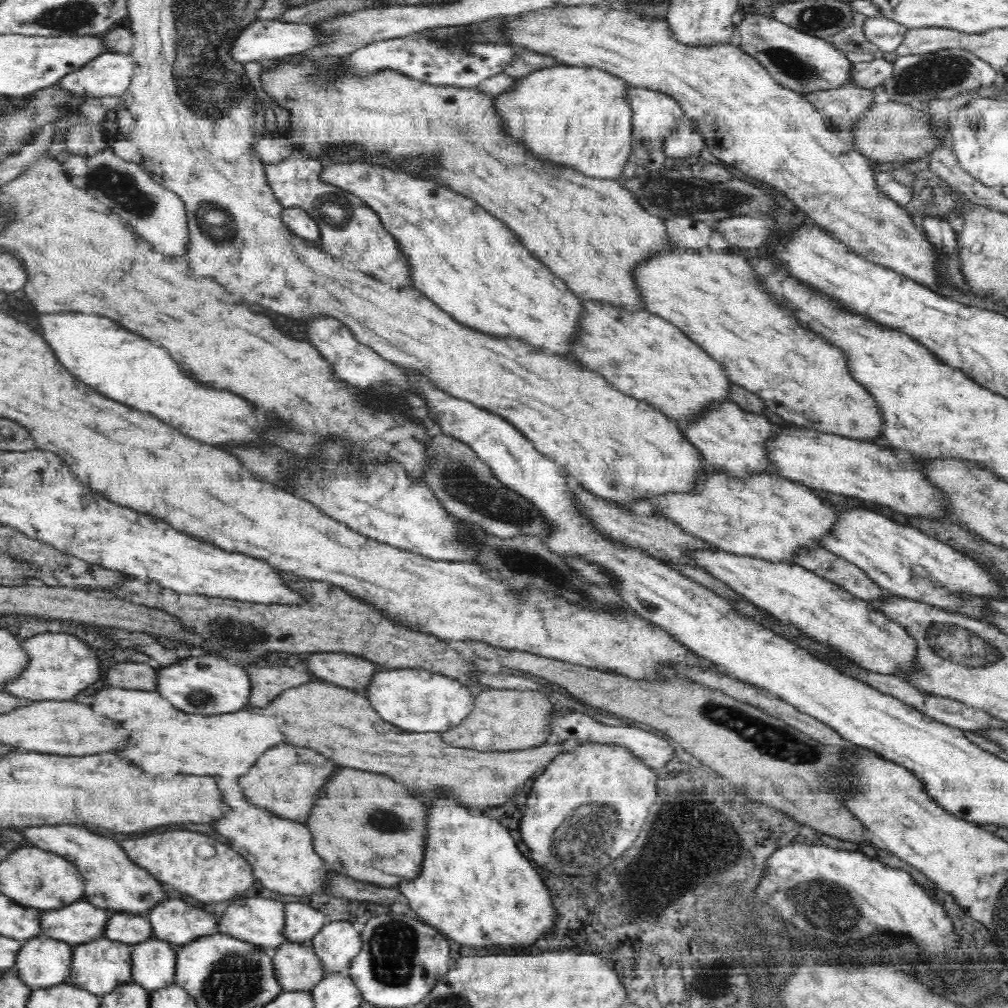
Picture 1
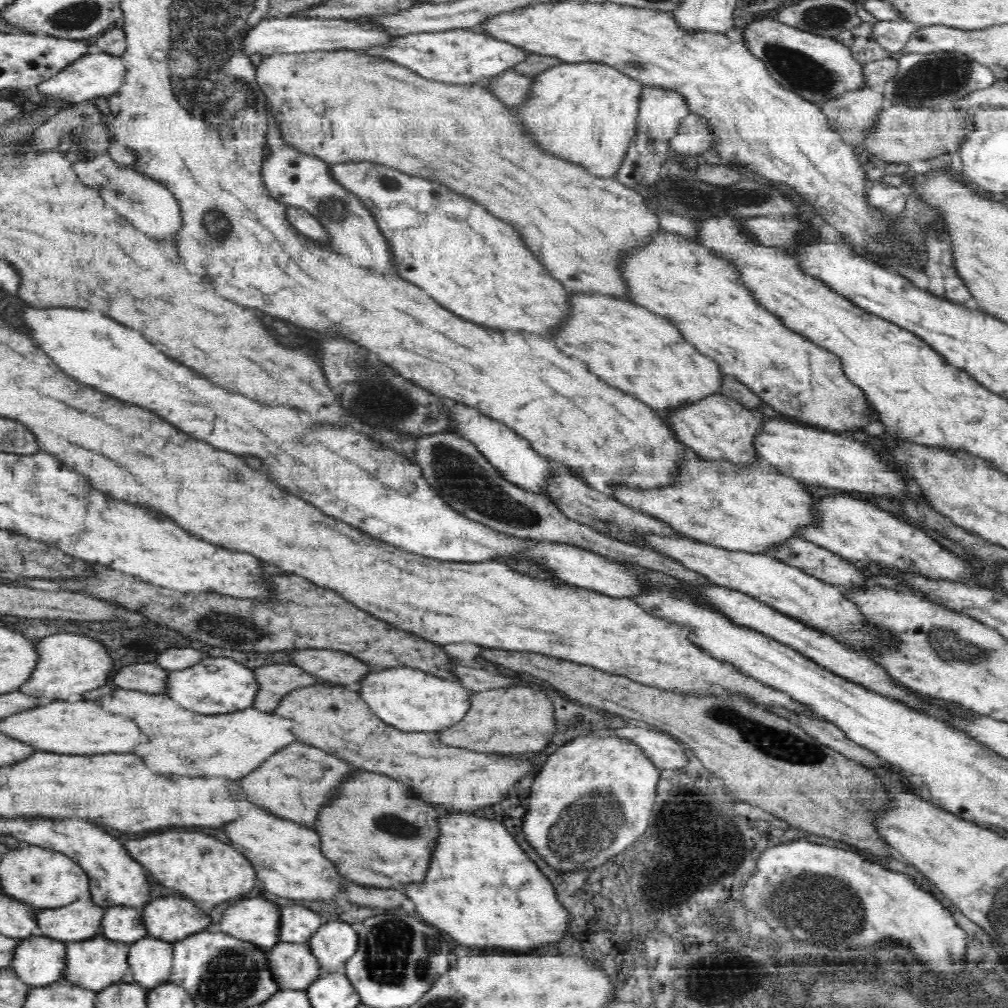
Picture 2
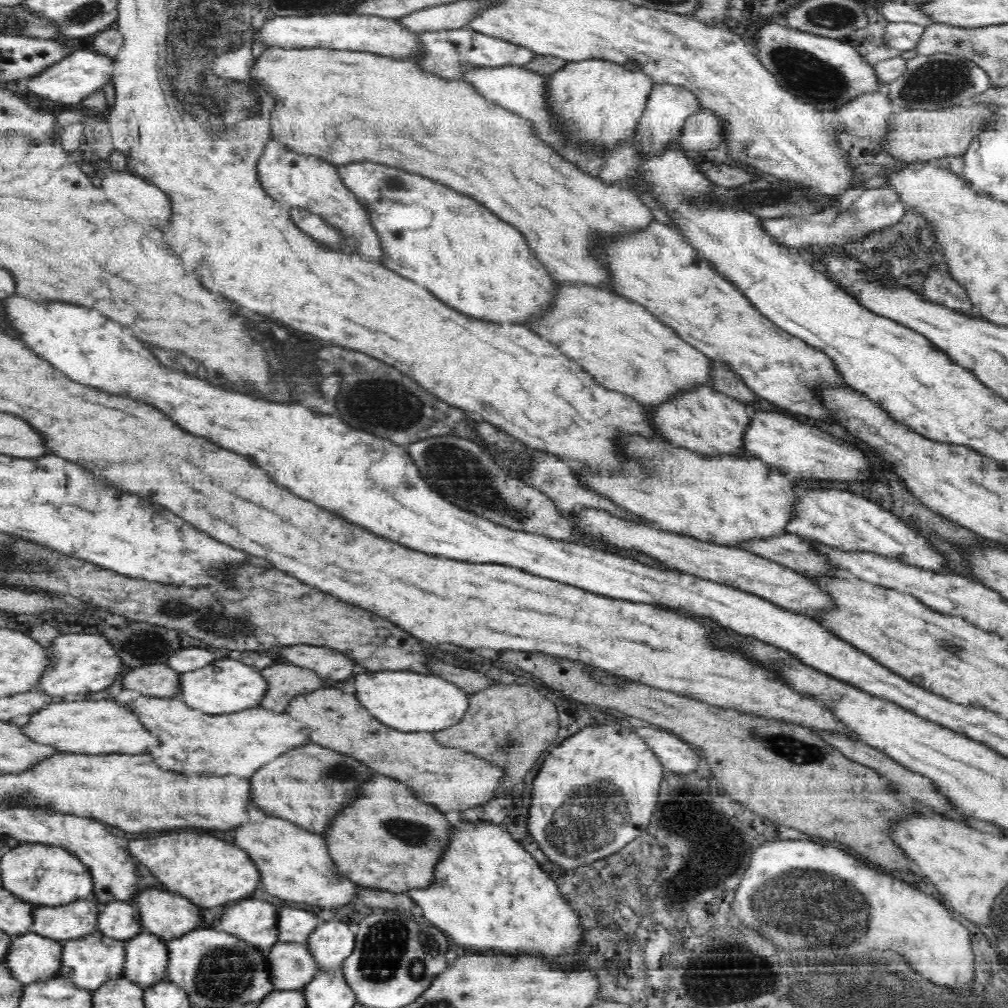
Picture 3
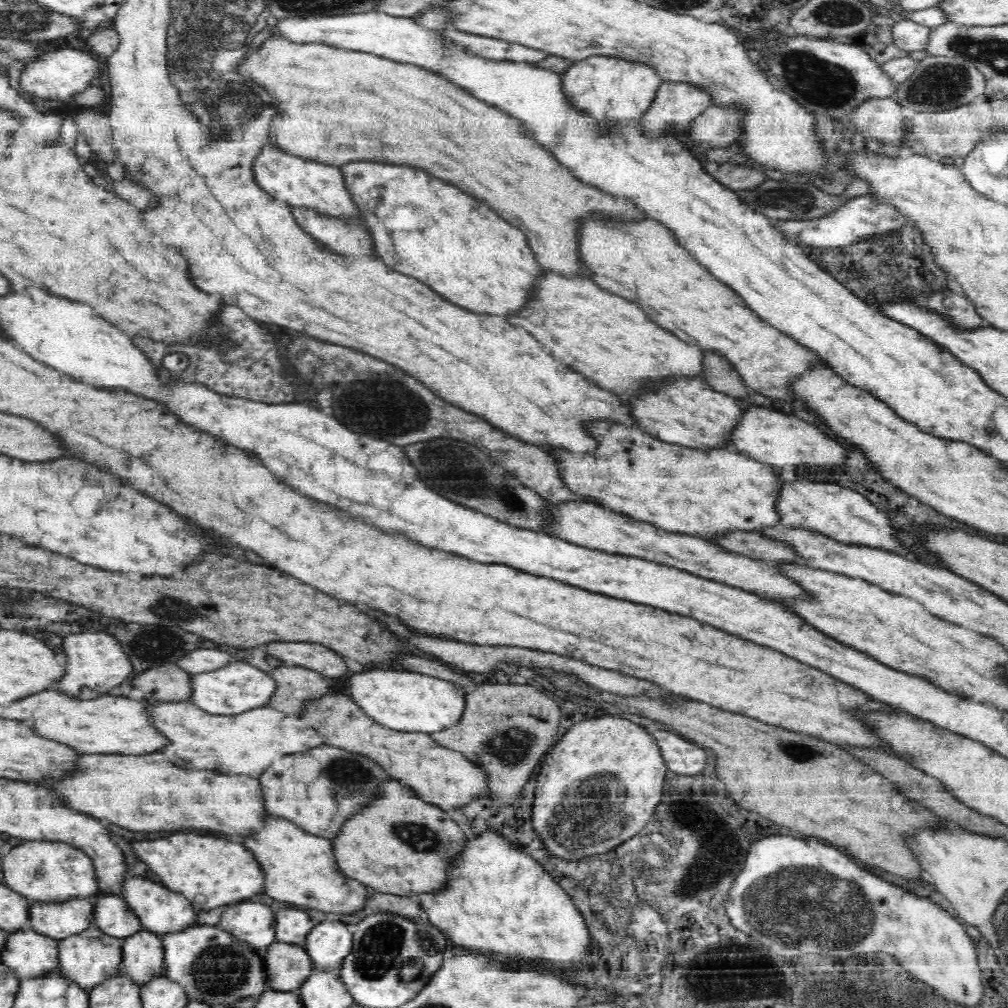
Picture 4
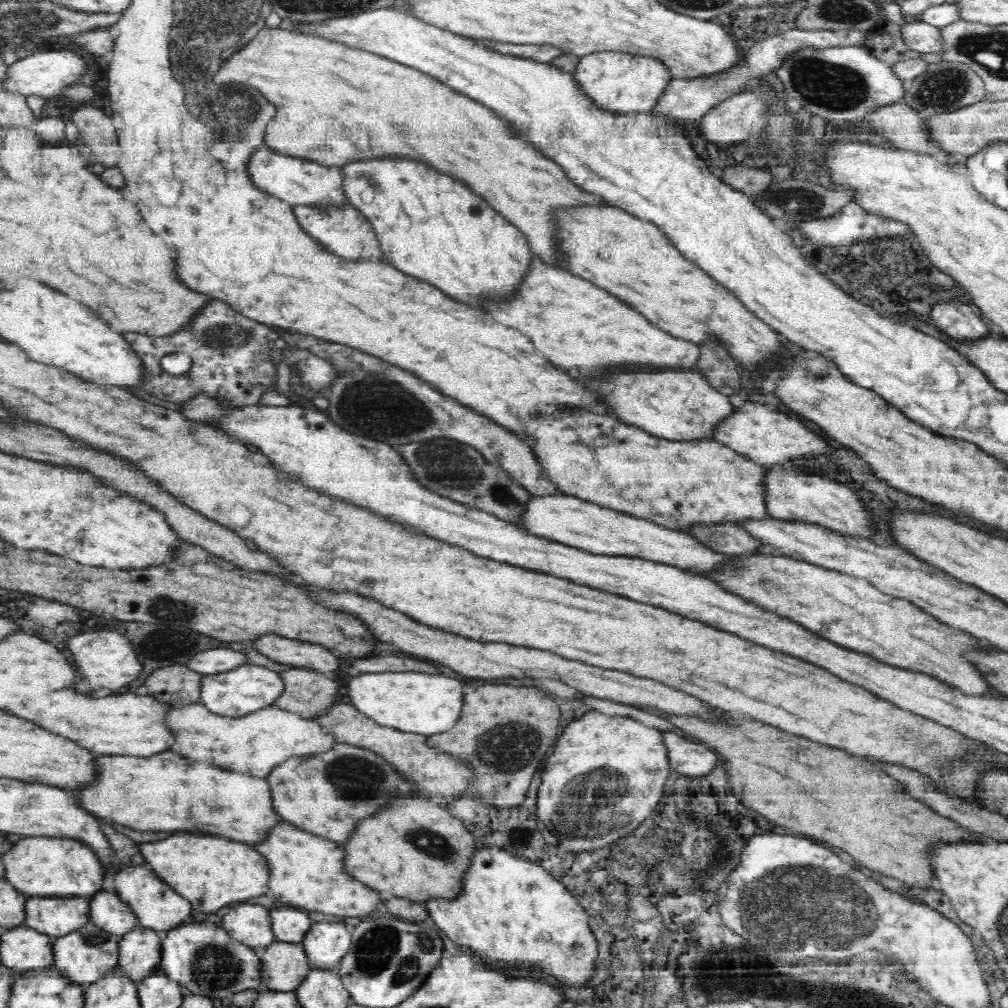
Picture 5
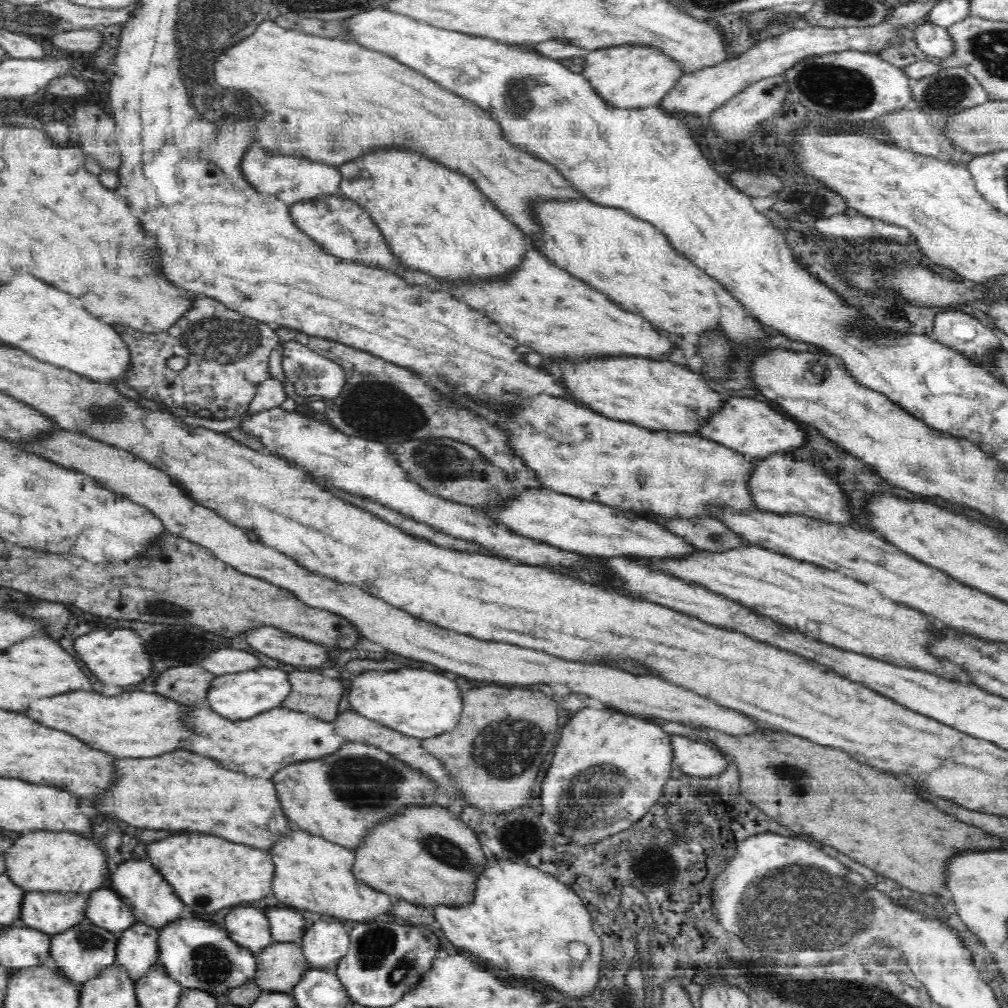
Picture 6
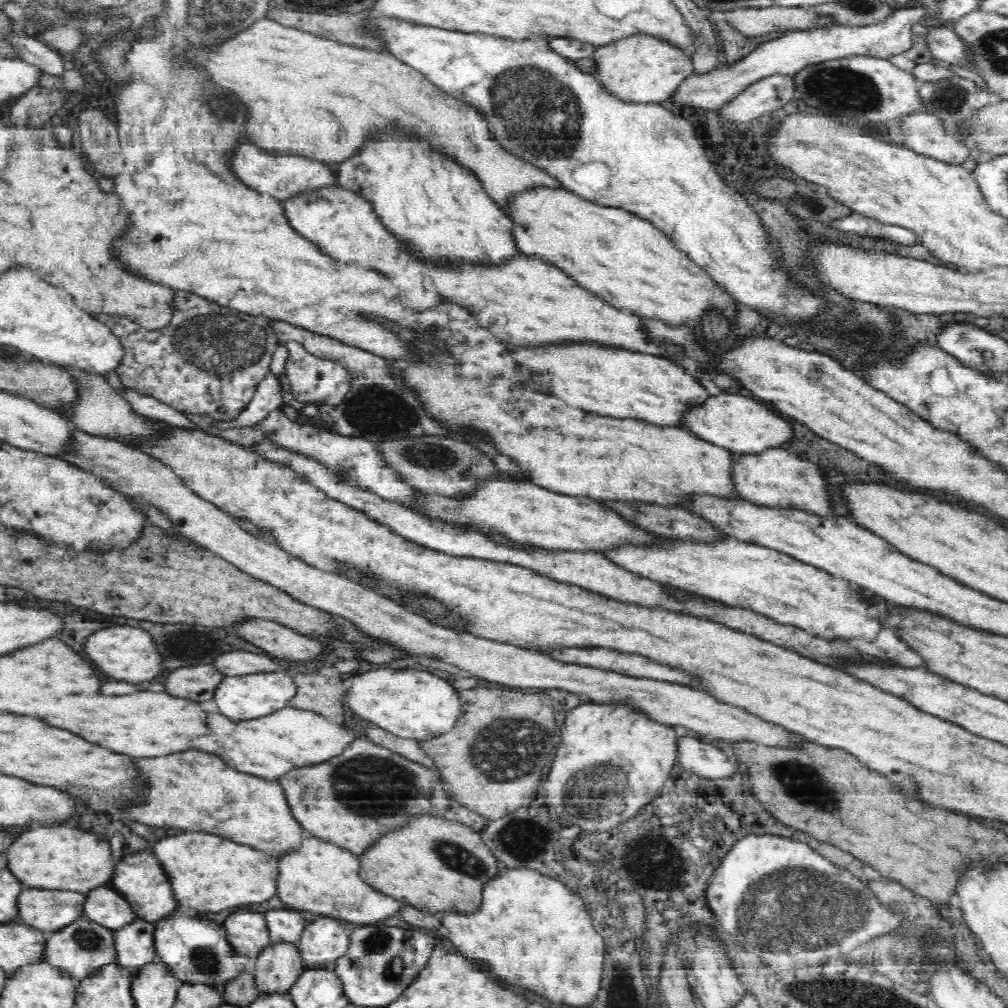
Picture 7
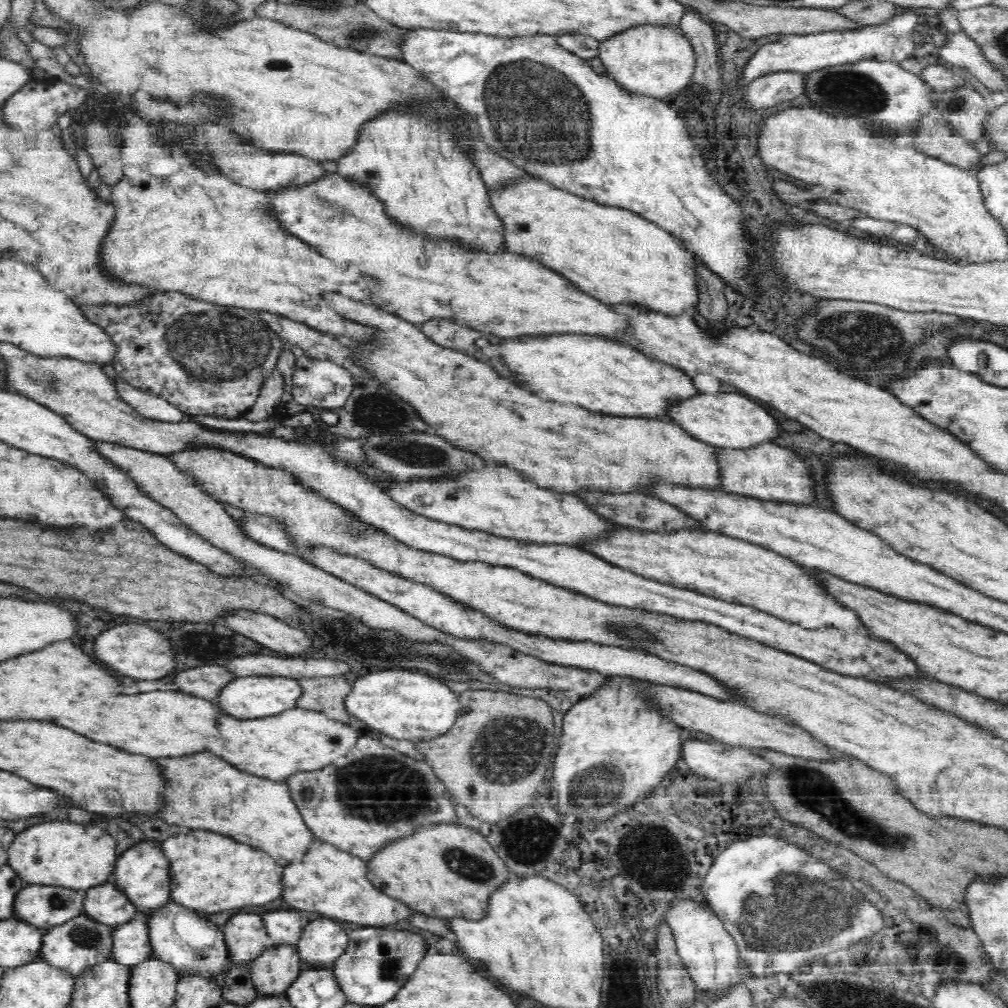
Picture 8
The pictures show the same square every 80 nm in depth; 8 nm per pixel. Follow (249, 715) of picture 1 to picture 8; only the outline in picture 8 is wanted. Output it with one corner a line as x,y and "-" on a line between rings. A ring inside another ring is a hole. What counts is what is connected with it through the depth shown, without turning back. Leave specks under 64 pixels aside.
300,706
264,718
226,716
220,726
224,734
214,742
214,754
218,754
218,758
226,758
226,762
238,770
282,783
289,781
294,774
325,770
338,758
345,757
363,732
322,712

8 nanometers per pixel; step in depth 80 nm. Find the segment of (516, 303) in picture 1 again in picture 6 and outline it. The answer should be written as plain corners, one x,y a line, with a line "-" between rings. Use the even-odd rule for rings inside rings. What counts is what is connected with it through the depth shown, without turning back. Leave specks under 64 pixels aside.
386,144
382,148
384,150
374,150
339,165
339,176
342,177
339,192
365,206
390,245
394,246
394,254
406,258
406,266
418,266
418,270
440,274
442,278
466,278
470,274
487,276
510,270
526,254
528,241
523,240
522,232
478,190
472,178
412,146

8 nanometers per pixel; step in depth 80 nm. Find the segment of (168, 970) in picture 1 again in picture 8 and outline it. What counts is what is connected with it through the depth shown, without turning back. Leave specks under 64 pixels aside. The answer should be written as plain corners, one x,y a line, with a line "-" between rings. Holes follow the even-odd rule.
136,911
129,922
115,926
111,937
111,958
116,962
133,967
148,956
153,956
148,936
148,919
143,911

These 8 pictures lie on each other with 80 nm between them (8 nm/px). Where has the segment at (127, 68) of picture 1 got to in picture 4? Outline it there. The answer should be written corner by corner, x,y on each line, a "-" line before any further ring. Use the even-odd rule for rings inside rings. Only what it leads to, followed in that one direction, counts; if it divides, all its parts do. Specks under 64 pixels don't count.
59,48
53,52
44,52
30,59
22,68
20,87
34,97
54,100
72,100
82,90
100,76
101,61
94,56
74,48

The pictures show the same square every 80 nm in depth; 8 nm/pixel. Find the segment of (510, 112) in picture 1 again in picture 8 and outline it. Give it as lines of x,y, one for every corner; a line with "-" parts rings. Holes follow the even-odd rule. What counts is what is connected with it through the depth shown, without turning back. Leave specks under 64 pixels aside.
660,19
659,22
635,23
602,40
599,57
609,68
610,77
630,90
641,90
656,98
668,99
691,84
697,68
697,51
681,22

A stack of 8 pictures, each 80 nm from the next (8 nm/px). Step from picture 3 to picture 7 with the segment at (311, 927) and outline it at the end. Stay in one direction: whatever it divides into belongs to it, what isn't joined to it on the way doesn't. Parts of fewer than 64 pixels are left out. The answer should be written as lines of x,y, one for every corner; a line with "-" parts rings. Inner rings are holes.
270,910
266,912
266,925
274,945
296,944
308,925
294,910

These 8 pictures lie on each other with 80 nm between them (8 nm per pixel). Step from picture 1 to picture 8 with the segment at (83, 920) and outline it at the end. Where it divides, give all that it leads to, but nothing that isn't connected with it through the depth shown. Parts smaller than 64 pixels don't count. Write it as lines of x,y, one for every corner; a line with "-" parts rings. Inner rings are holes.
24,883
15,895
14,915
40,929
63,924
82,914
84,894
66,886

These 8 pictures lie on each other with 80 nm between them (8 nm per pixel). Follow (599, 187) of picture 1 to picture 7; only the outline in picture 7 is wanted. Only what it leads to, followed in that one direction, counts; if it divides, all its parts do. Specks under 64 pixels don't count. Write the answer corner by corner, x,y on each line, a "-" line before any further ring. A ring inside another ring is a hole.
268,17
258,18
242,32
238,32
232,40
224,40
216,46
204,48
192,44
184,52
182,58
202,68
212,84
226,88
238,96
239,102
246,109
241,131
246,132
246,138
250,138
256,146
270,153
297,154
325,164
340,162
356,154
356,150
362,146
374,126
382,128
390,122
399,122
417,130
425,140
433,142
443,152
474,170
486,192
499,206
502,206
508,194
526,190
528,186
559,186
552,177
542,174
542,170
502,152
500,145
488,136
486,121
480,118
478,111
448,96
419,70
408,66
392,53
378,53
338,44
318,35
284,26

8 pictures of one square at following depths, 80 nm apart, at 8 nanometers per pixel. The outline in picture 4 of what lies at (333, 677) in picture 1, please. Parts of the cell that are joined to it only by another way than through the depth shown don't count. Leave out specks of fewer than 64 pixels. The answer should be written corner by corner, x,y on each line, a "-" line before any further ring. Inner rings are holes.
272,640
266,645
267,652
281,660
284,666
299,666
315,670
331,679
346,675
345,658
319,643

